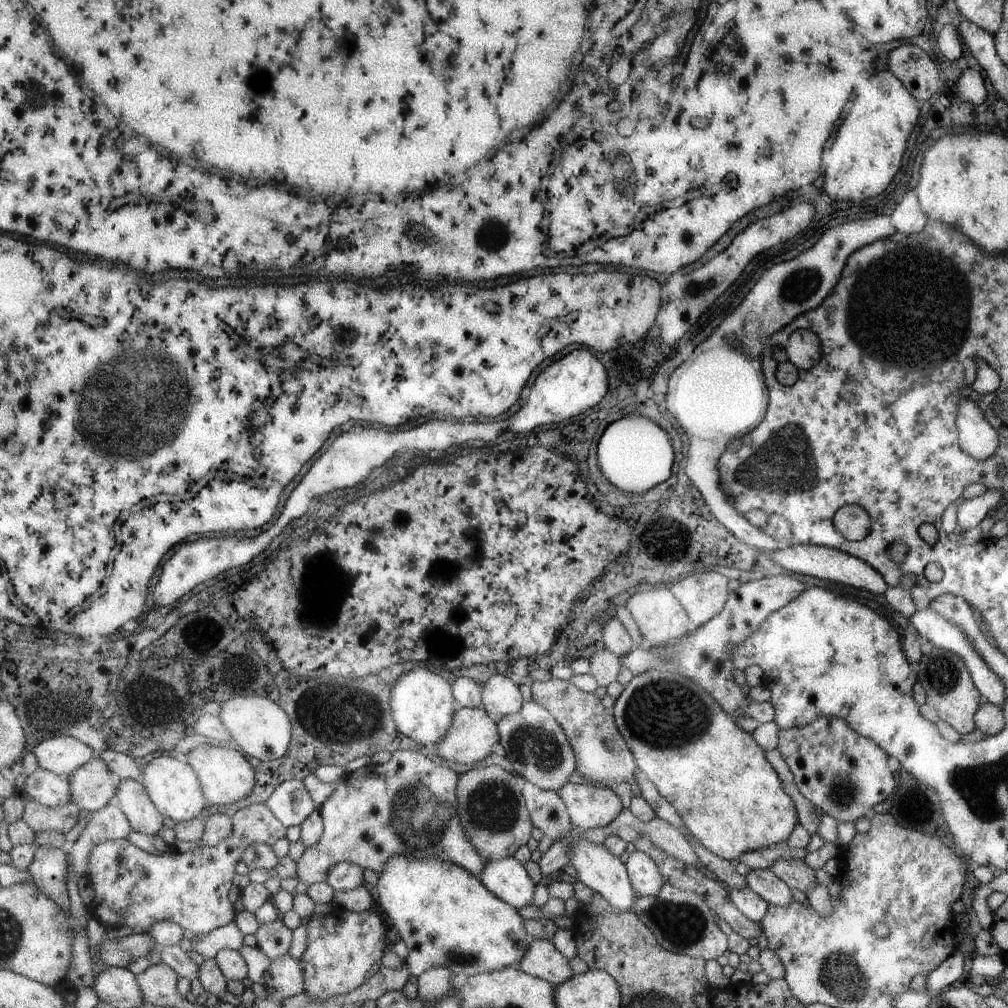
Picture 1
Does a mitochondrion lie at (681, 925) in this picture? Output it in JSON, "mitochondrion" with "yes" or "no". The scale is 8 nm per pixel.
{"mitochondrion":"yes"}

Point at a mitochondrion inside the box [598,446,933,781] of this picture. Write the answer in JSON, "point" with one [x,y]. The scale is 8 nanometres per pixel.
{"point":[670,715]}

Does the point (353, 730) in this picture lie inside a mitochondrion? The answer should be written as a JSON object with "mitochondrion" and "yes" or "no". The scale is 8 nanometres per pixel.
{"mitochondrion":"yes"}

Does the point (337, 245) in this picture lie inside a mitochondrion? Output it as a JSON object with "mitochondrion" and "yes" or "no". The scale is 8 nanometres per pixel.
{"mitochondrion":"no"}

